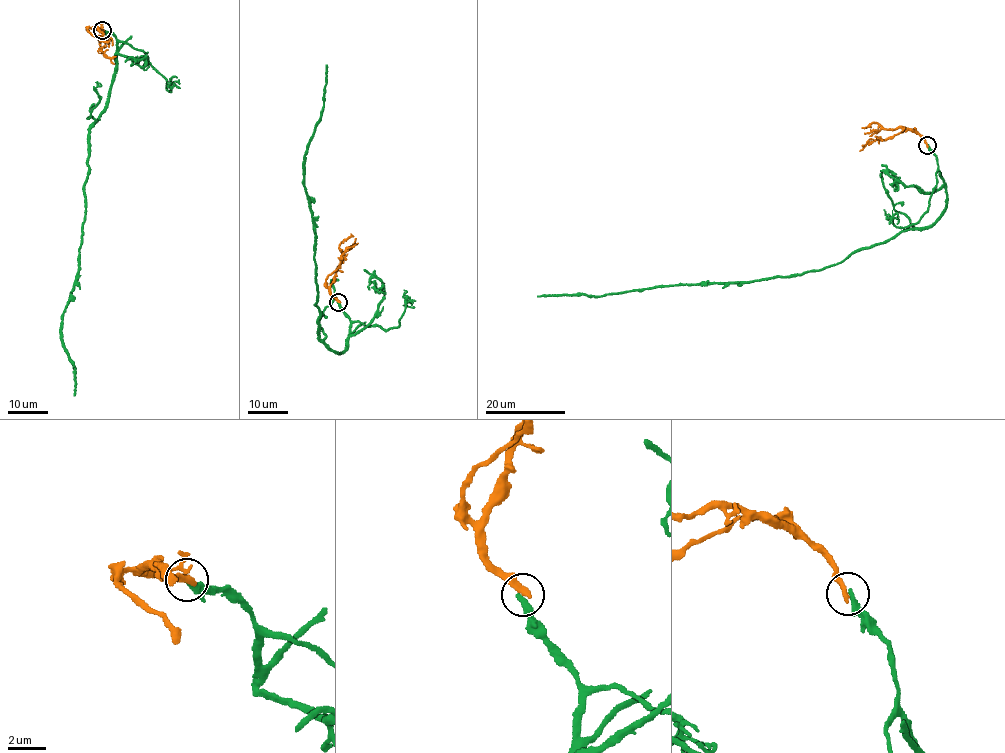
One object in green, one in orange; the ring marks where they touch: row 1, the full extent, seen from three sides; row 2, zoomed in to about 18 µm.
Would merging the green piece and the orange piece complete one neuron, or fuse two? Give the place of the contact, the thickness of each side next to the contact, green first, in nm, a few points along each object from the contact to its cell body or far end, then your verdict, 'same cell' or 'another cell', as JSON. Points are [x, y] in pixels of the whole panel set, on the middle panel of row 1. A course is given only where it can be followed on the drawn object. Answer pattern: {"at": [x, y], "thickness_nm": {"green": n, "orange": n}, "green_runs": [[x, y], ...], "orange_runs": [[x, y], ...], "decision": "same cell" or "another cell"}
{"at": [338, 302], "thickness_nm": {"green": 320, "orange": 400}, "green_runs": [[338, 302], [350, 320], [346, 350], [338, 354], [320, 339], [315, 235], [304, 186], [326, 65]], "orange_runs": [[338, 302], [330, 293], [326, 278], [337, 269], [345, 249], [356, 244]], "decision": "another cell"}

